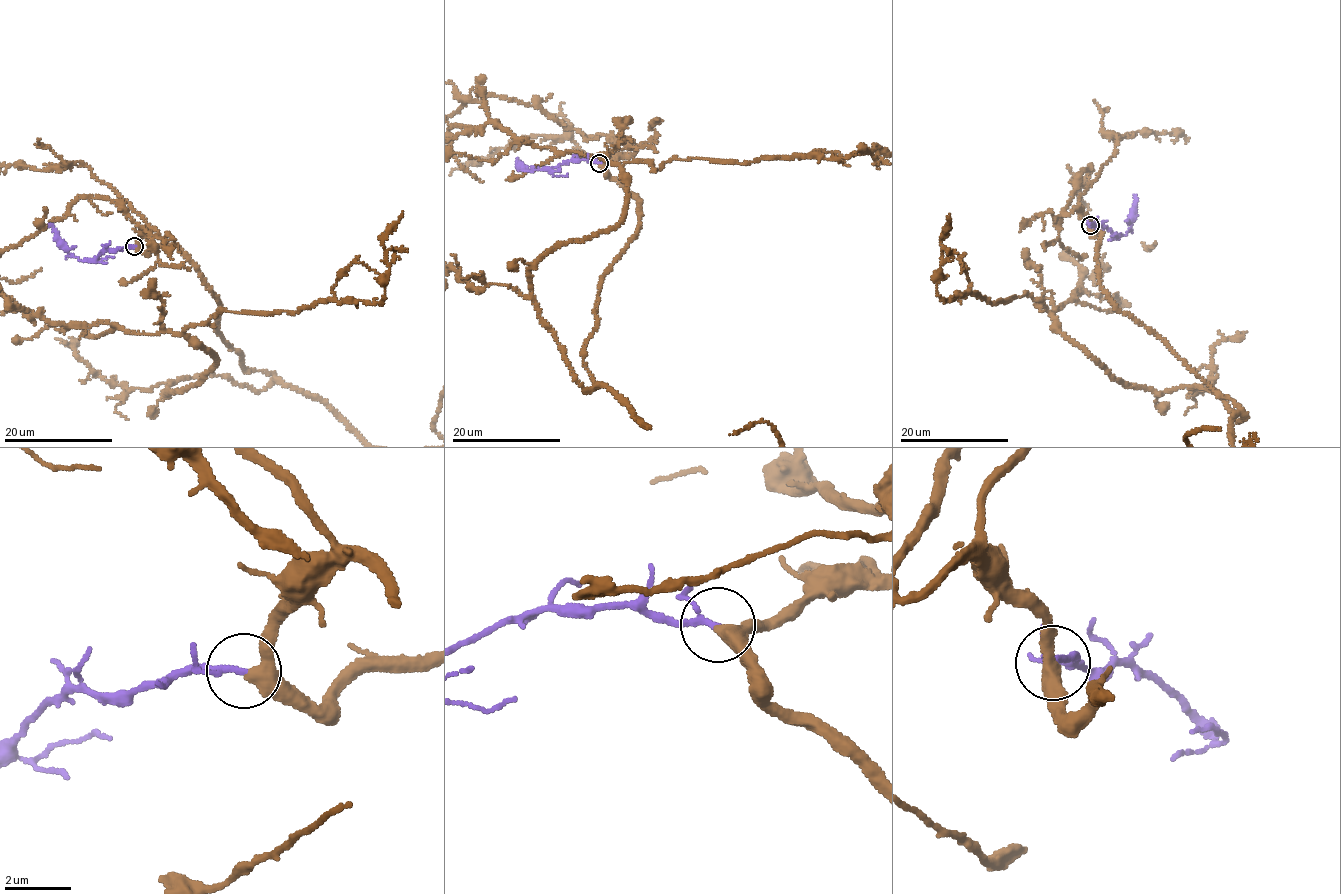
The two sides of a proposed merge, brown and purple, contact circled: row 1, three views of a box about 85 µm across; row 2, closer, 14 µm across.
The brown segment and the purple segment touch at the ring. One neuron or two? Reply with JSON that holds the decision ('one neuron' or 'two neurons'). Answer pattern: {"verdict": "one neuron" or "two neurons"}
{"verdict": "one neuron"}

